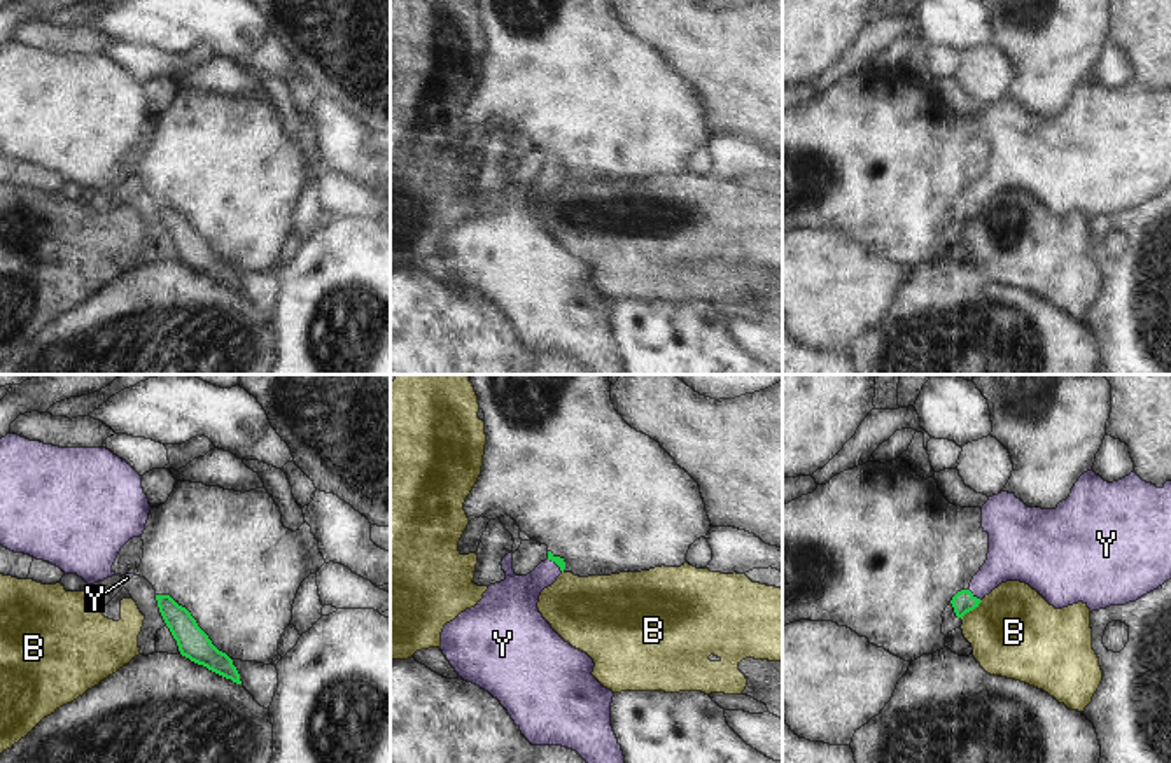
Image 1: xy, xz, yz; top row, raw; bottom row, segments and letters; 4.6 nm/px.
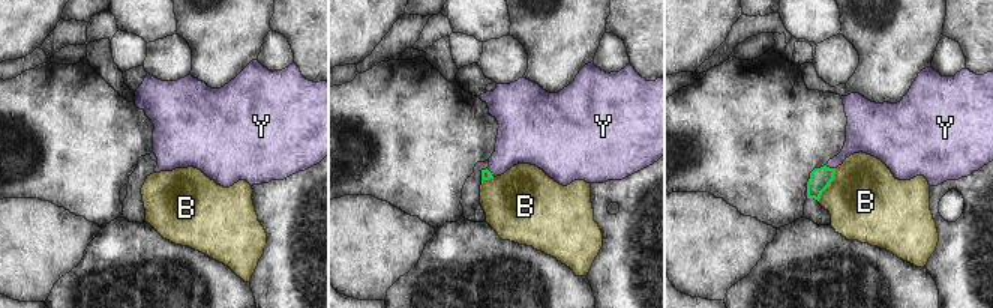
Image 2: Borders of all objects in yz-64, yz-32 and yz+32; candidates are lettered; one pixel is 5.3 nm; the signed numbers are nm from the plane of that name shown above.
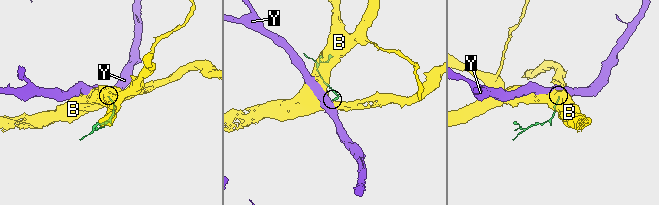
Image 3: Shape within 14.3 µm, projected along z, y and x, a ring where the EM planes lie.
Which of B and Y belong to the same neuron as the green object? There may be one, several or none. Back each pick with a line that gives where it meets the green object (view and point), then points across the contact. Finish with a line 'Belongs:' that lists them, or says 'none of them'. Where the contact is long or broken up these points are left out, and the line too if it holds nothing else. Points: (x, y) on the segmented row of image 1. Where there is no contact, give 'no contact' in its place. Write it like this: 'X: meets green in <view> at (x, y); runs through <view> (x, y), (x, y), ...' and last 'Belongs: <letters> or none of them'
Y: meets green in yz at (975, 597); runs through yz (963, 601), (975, 597), (1012, 557)
Belongs: Y

